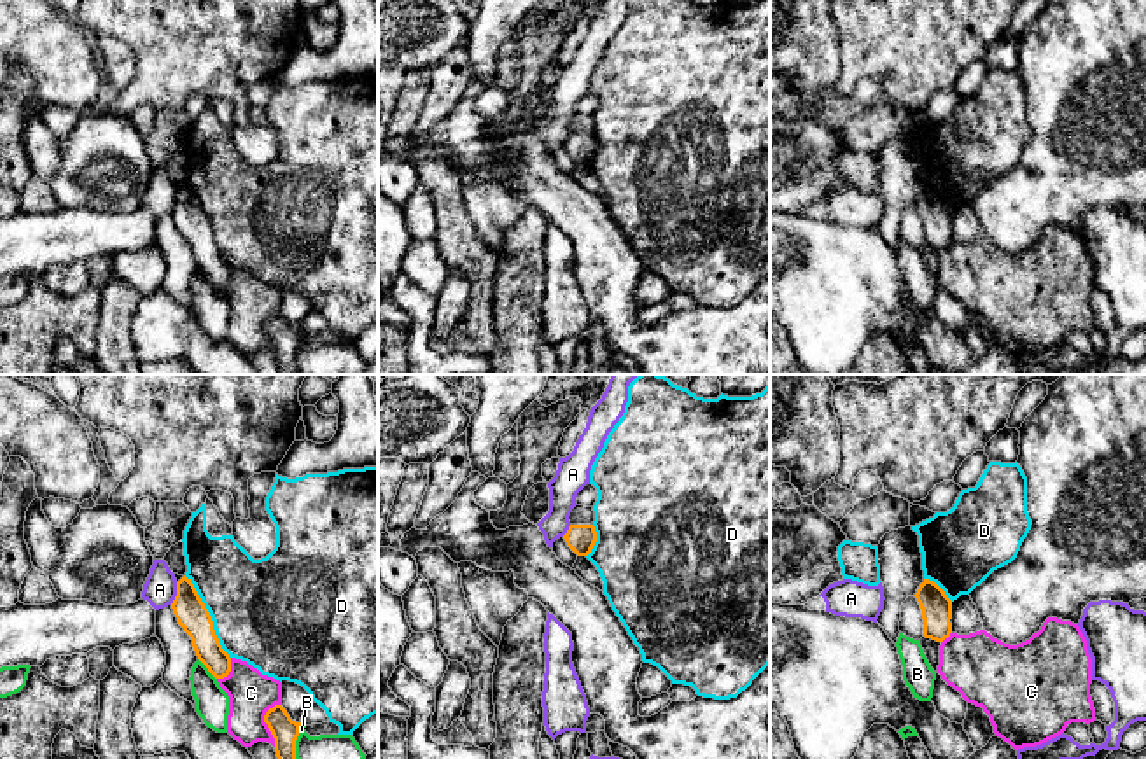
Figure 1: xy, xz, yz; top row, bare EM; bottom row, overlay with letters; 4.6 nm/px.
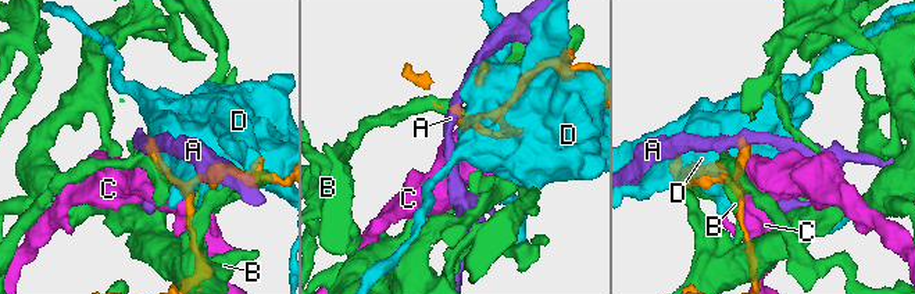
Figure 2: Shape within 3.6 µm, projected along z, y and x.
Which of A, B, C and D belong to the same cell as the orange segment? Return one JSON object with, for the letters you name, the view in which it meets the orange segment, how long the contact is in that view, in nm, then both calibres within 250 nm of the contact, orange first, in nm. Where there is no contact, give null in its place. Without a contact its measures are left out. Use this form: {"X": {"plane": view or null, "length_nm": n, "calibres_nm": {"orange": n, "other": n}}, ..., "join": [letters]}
{"join": []}

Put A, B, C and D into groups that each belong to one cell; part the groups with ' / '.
A / B / C / D

